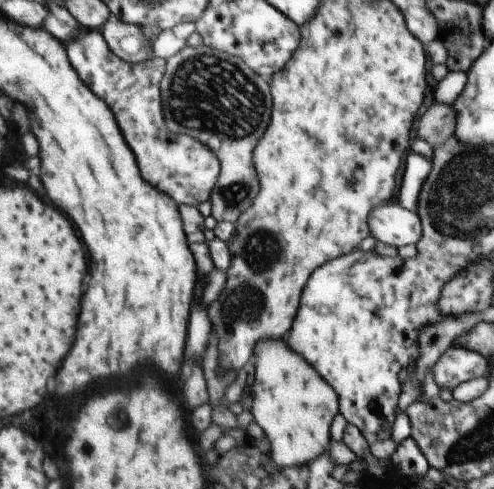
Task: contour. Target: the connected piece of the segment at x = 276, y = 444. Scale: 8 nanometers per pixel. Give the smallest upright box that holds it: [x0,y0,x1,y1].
[251,340,340,470]

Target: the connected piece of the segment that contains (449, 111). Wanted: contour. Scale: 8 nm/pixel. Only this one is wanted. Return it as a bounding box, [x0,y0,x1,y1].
[415,102,455,148]

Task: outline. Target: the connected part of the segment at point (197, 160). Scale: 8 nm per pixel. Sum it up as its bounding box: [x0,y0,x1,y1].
[66,28,222,206]

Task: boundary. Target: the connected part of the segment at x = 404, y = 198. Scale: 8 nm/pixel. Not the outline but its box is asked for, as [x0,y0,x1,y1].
[397,153,431,213]

